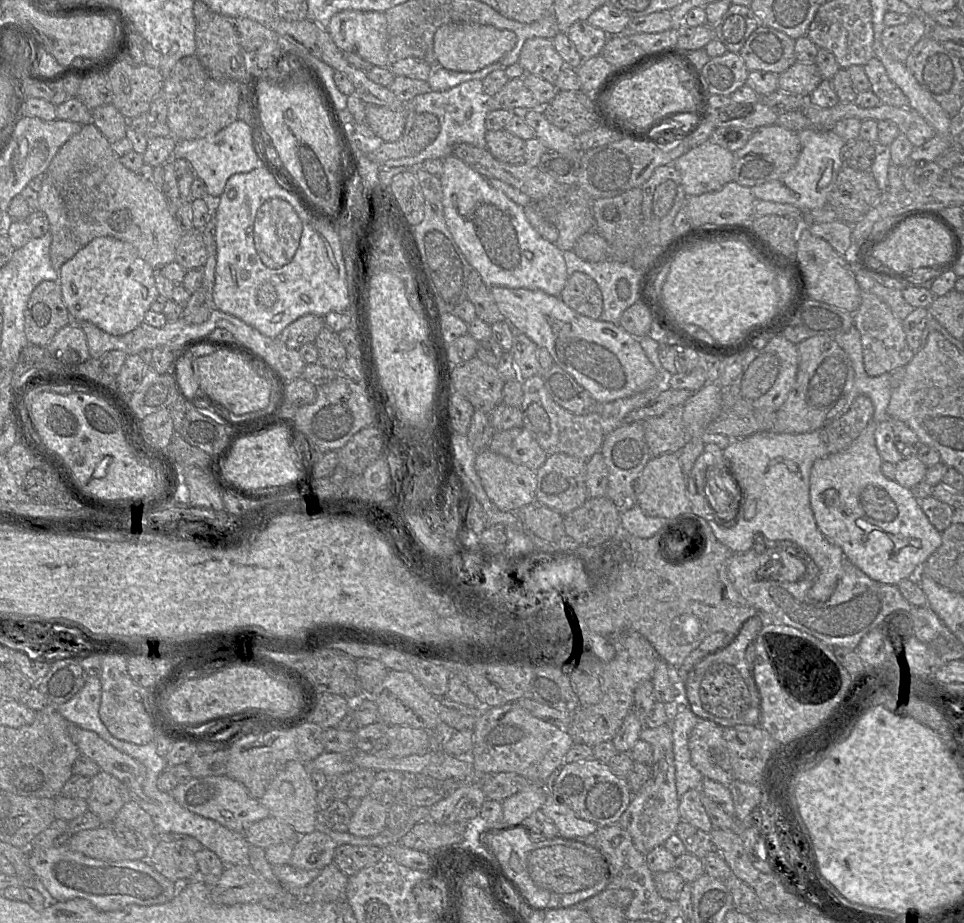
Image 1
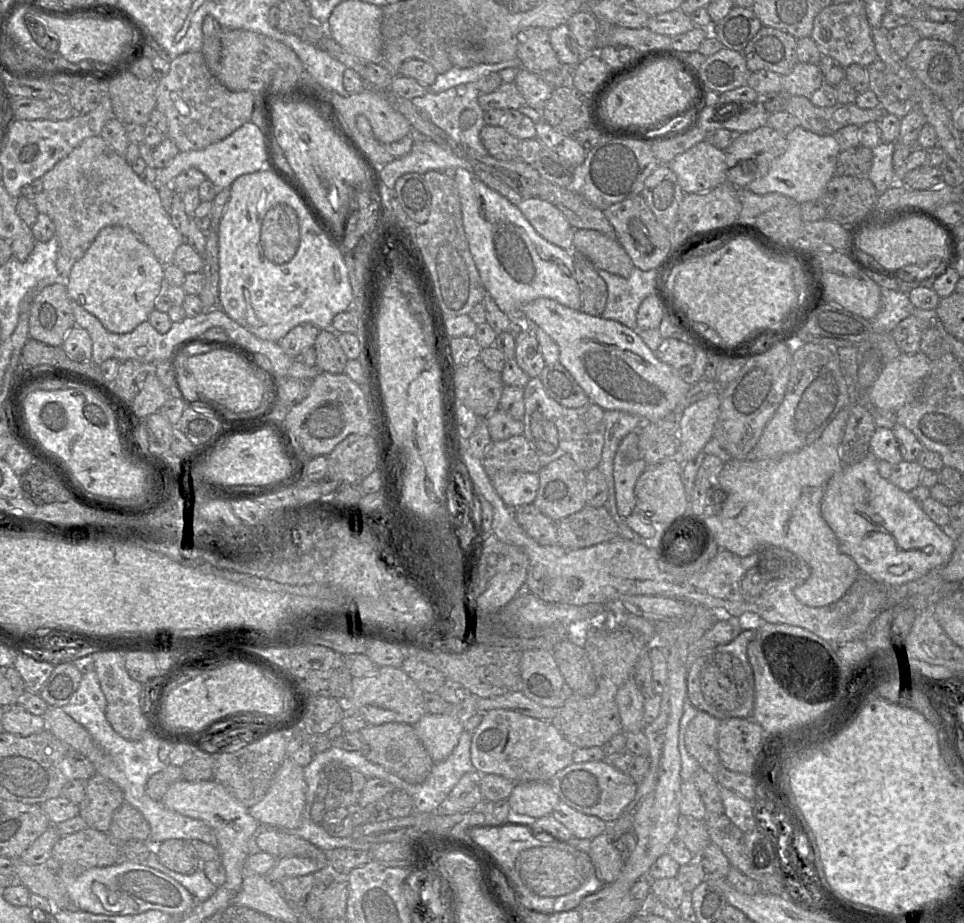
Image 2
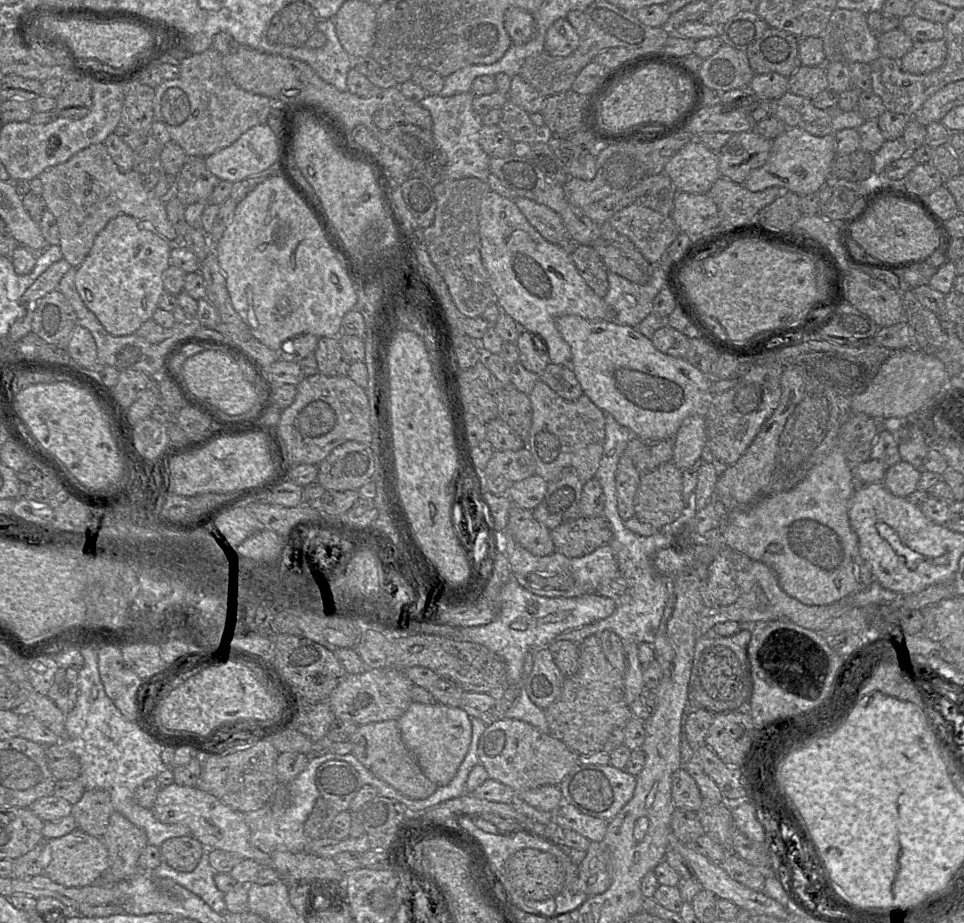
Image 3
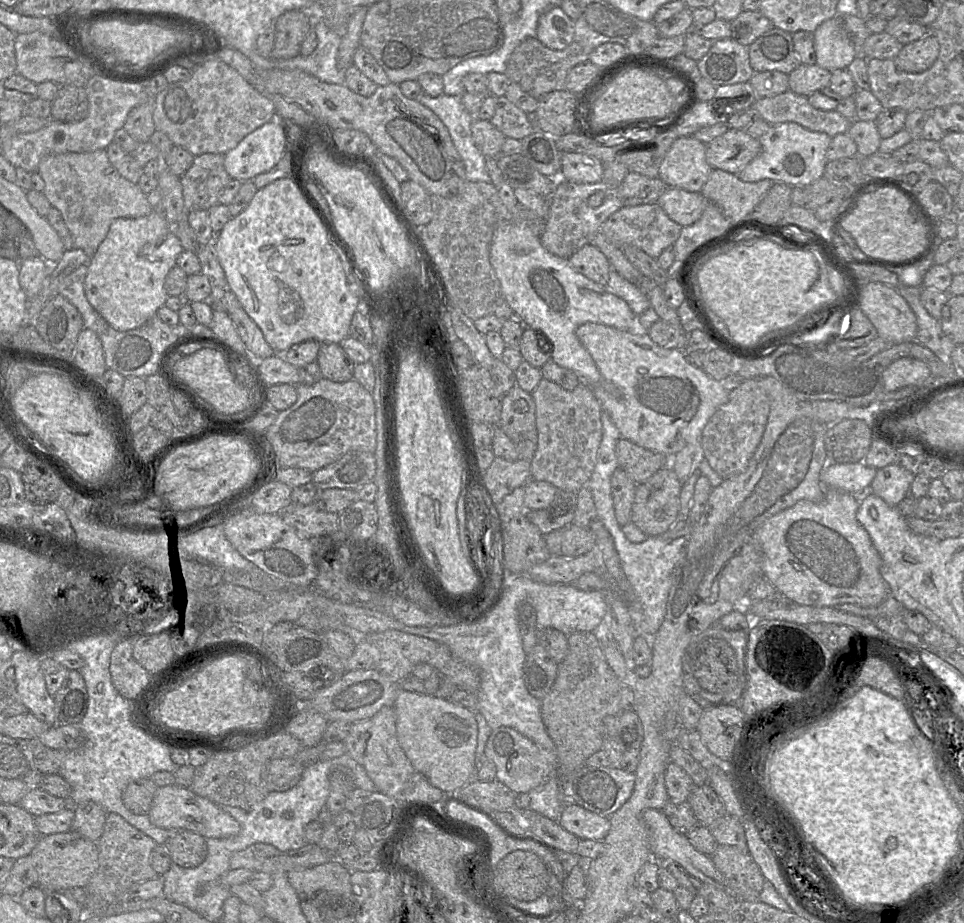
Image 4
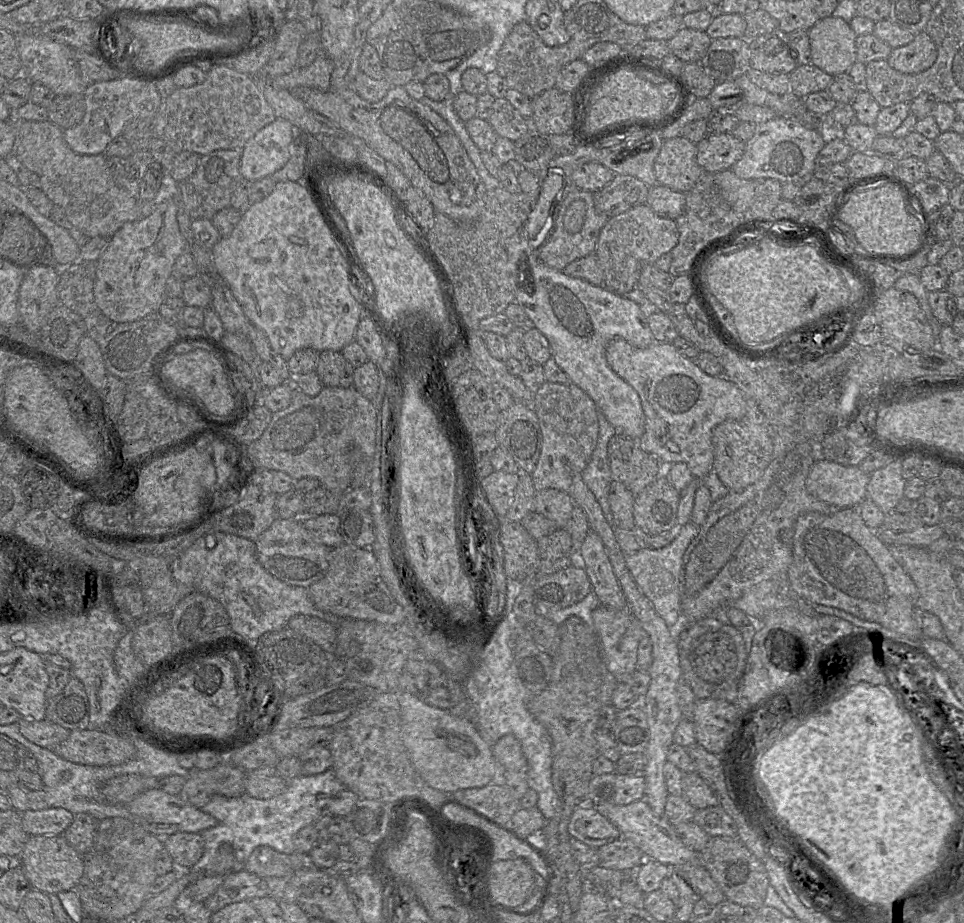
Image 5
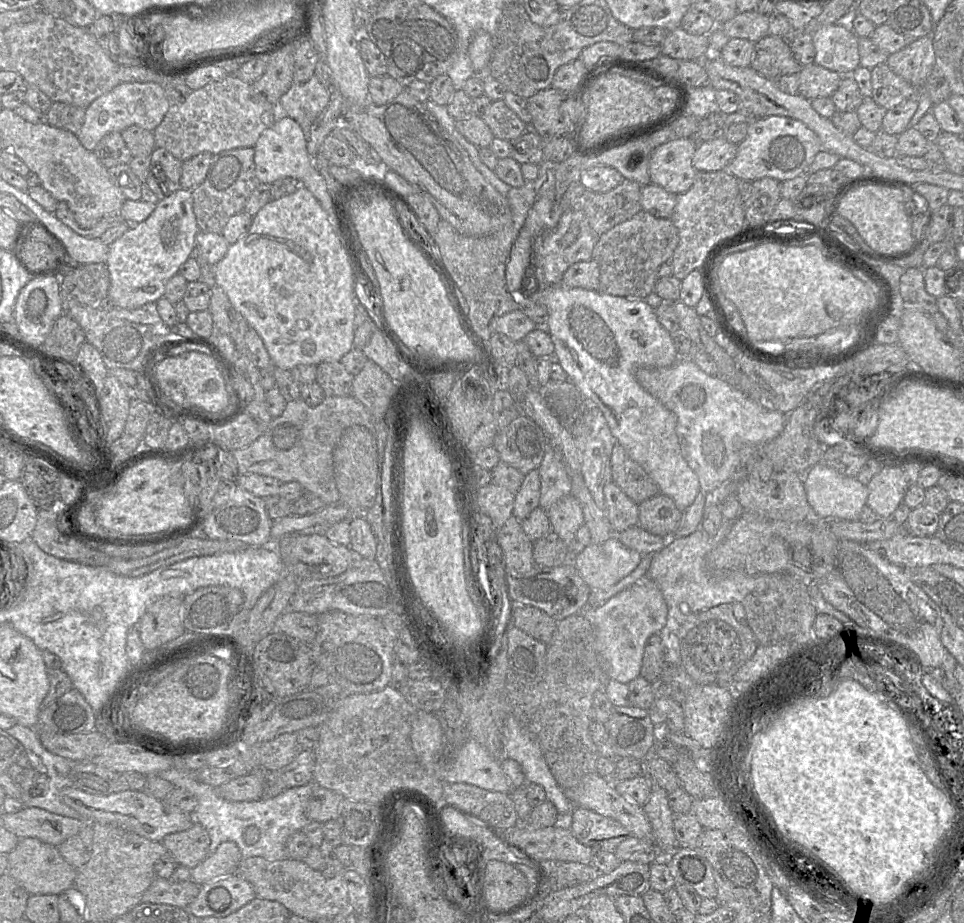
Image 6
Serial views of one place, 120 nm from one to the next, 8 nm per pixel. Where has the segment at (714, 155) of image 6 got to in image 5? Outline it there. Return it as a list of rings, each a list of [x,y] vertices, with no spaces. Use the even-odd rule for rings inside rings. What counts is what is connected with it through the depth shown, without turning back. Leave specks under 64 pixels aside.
[[[710,133],[696,145],[697,163],[710,174],[731,170],[745,149],[745,142],[730,133]]]

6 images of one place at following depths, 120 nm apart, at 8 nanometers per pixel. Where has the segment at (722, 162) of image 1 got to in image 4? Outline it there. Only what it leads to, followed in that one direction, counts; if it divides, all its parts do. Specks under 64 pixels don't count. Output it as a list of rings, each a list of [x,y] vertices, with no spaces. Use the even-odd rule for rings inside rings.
[[[693,136],[678,137],[664,156],[658,178],[667,187],[701,193],[712,170],[706,160],[706,144]]]

